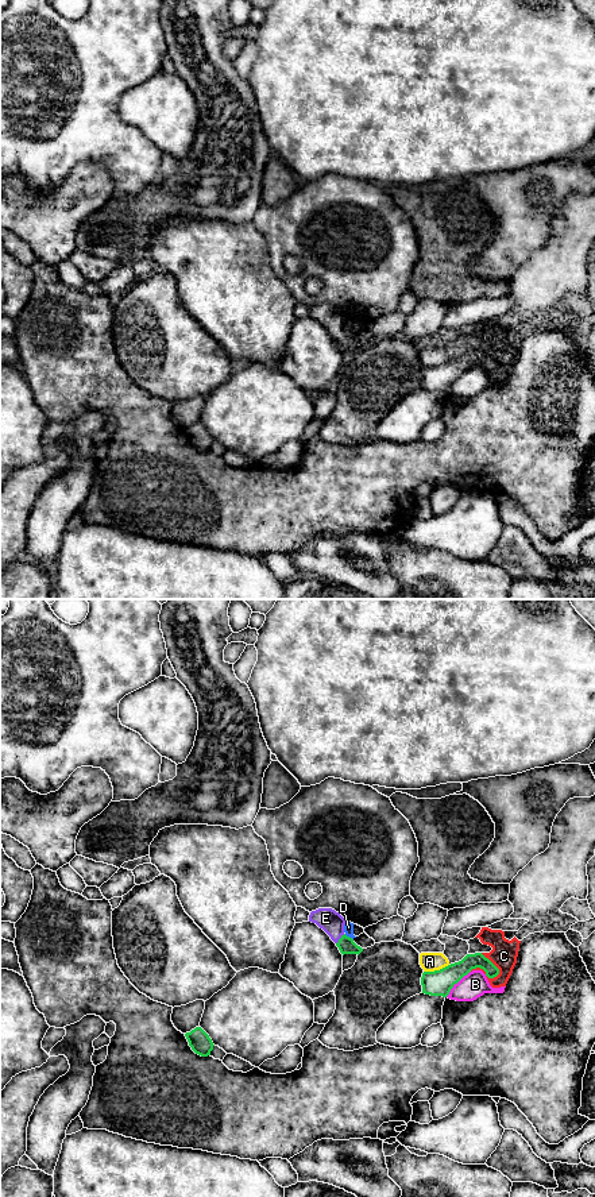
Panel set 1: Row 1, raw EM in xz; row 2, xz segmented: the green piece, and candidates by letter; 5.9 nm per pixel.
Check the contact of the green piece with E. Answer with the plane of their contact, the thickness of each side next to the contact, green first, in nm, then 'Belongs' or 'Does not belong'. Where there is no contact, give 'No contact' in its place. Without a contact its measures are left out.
Touches green in xz. Thickness 100 nm (green) against 140 nm. Belongs

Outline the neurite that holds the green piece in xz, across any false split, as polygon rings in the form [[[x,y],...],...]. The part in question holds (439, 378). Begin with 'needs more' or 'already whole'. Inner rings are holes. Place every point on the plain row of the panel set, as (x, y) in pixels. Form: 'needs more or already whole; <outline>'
already whole; [[[482,348],[467,350],[461,356],[440,366],[424,367],[421,372],[422,389],[447,393],[453,381],[476,363],[483,364],[488,374],[499,370],[499,364]]]

